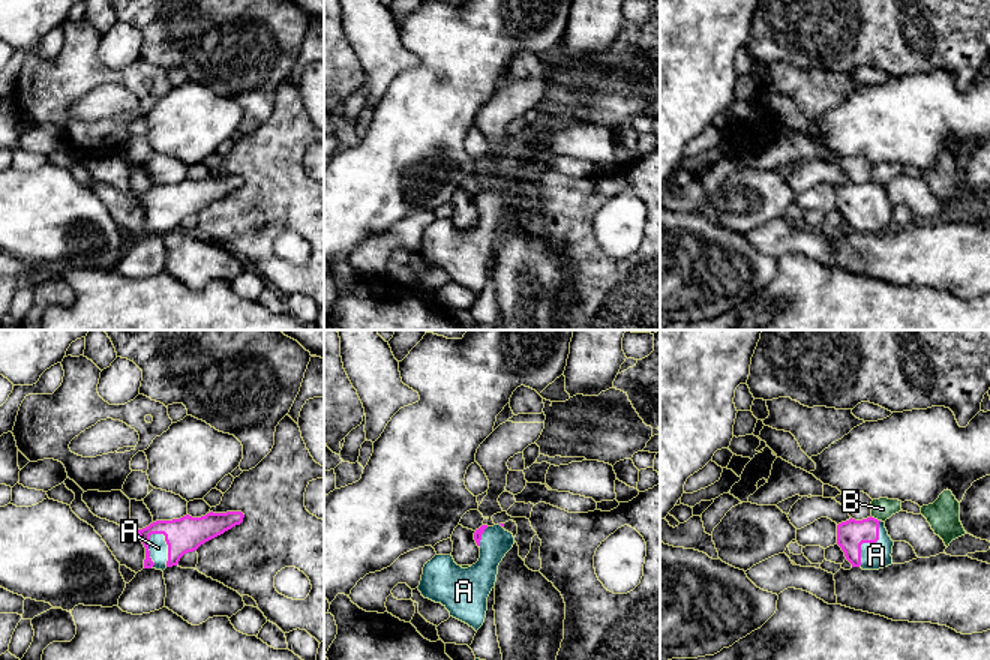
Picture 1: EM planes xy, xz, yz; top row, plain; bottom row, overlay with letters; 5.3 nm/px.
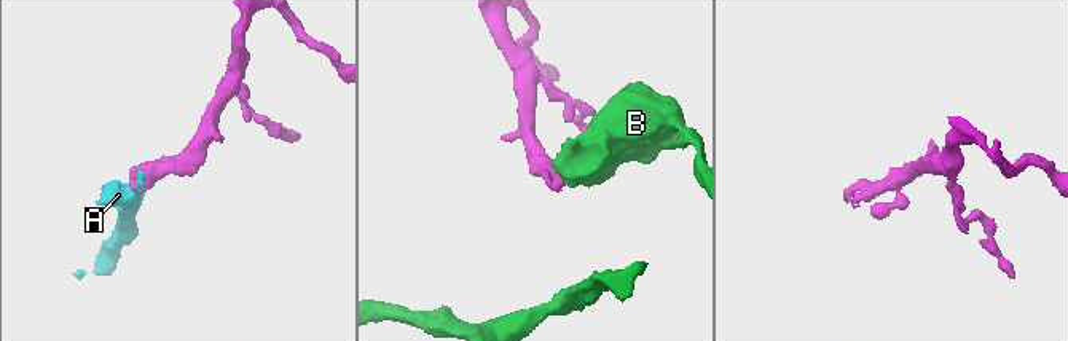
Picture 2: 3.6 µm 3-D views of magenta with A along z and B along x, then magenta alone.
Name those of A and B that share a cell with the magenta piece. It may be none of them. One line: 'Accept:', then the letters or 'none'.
Accept: A

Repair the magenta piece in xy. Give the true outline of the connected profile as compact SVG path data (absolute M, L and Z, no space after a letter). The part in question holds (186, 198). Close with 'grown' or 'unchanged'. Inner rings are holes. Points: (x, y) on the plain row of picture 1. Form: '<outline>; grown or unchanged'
M210 176L201 182L186 178L172 184L156 184L136 194L146 212L144 232L164 236L166 231L177 230L184 218L240 189L243 182L242 176Z; grown

